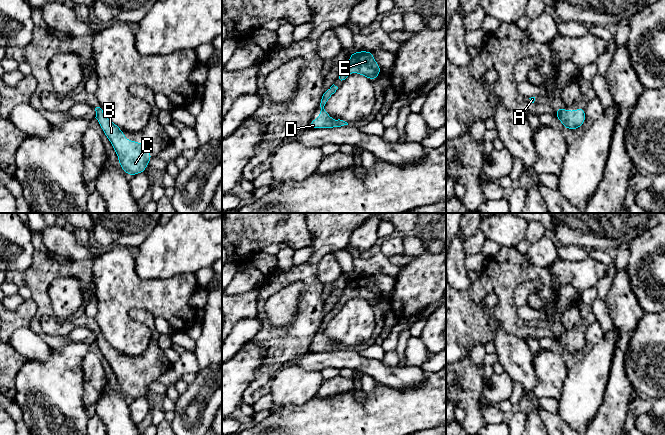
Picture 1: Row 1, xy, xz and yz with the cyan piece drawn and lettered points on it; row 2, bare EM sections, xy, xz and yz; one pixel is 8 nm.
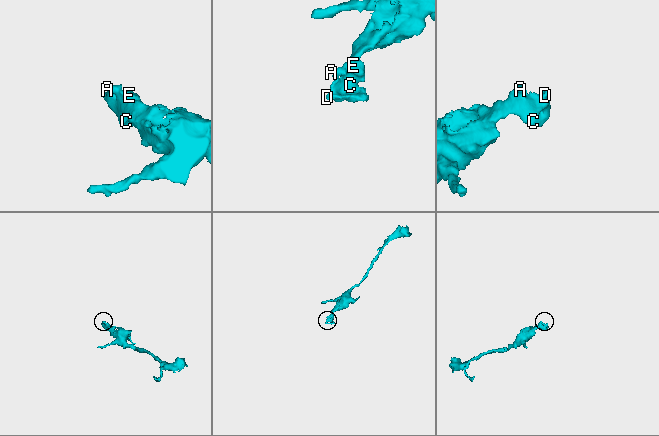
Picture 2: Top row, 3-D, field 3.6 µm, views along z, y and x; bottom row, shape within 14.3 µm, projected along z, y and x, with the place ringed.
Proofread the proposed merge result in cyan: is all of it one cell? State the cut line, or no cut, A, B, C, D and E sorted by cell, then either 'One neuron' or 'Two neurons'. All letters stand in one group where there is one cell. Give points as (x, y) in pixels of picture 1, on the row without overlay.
No split. Groups: A B C D E. One neuron

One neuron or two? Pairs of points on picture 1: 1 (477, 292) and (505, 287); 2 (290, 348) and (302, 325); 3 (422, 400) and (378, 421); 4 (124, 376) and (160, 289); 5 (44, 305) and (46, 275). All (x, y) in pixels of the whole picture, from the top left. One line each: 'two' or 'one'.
1: one
2: one
3: one
4: two
5: one

